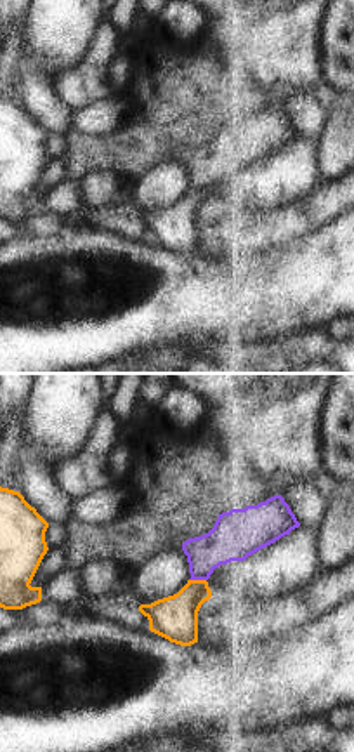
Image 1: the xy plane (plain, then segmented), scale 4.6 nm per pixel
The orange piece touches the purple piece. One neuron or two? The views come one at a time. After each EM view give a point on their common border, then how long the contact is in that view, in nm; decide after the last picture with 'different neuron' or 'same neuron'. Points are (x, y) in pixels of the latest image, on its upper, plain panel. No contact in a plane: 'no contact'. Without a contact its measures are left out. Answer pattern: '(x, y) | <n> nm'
(198, 191) | 80 nm

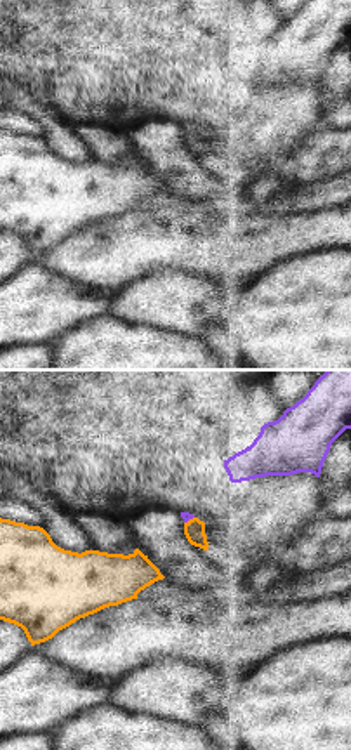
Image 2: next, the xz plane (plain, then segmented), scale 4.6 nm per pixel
(190, 131) | 60 nm

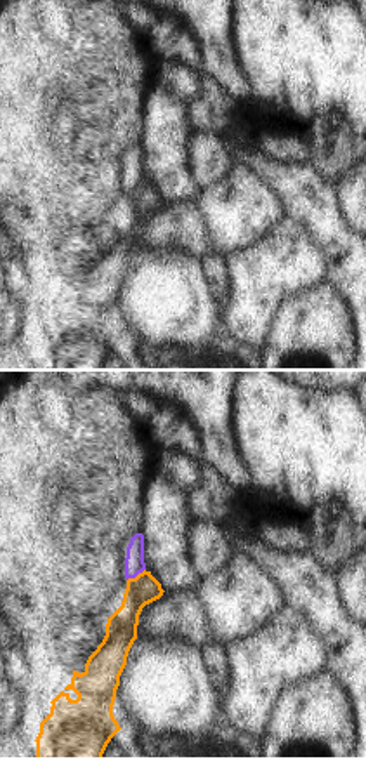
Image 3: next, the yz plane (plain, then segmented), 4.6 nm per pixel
(137, 186) | 110 nm

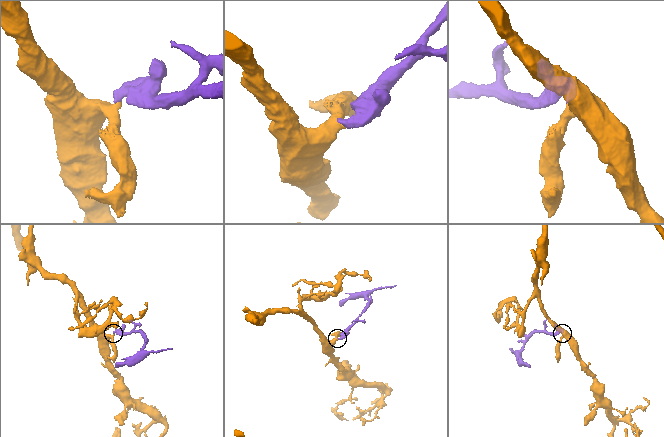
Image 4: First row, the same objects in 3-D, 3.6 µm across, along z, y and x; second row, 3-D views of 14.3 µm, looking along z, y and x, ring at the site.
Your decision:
different neuron

